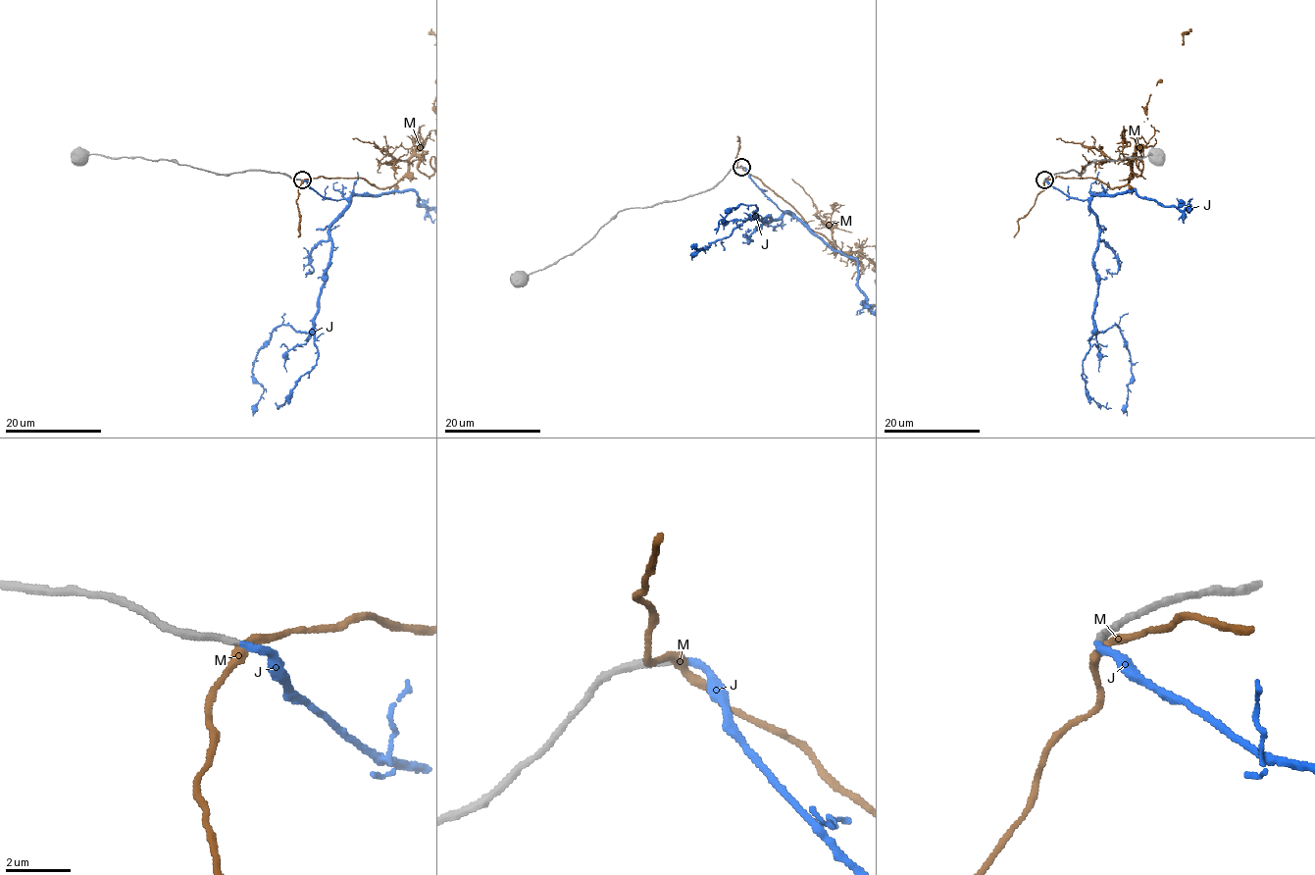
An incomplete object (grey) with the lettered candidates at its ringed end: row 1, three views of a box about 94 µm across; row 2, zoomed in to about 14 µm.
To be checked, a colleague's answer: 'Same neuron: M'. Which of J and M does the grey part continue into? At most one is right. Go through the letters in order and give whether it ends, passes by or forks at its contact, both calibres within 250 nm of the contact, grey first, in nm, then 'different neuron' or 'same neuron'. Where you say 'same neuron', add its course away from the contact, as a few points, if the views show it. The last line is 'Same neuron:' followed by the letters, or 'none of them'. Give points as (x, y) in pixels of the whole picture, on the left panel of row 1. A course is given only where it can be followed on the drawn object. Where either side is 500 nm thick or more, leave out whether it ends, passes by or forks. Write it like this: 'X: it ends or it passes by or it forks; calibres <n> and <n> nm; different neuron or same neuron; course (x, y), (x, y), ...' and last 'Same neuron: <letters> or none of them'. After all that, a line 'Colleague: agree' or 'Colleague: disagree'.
J: it ends; calibres 240 and 240 nm; same neuron
M: it passes by; calibres 240 and 260 nm; different neuron
Same neuron: J
Colleague: disagree

